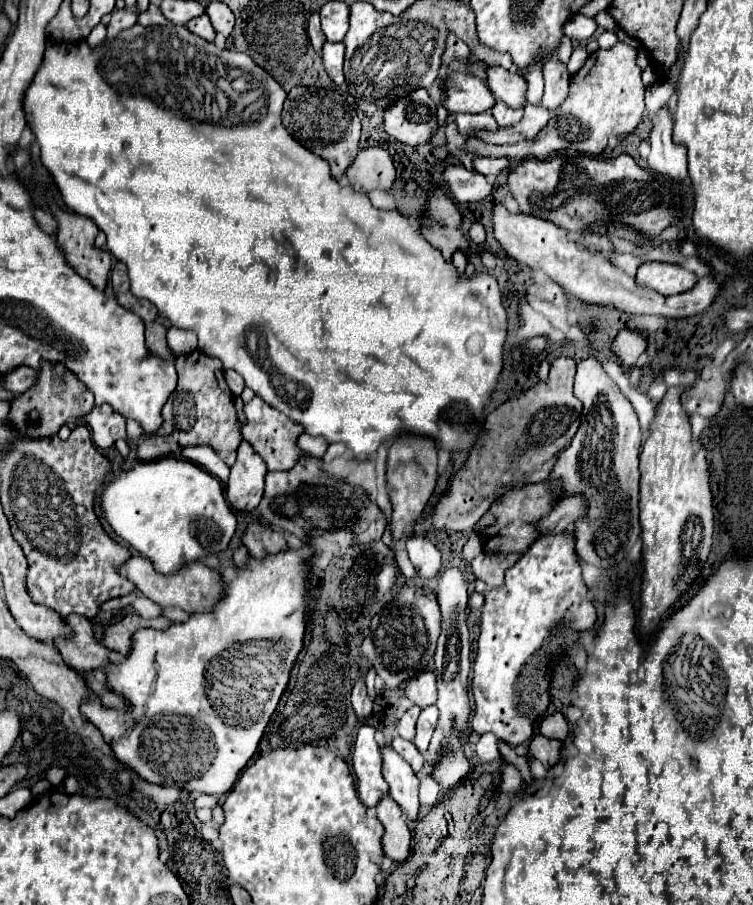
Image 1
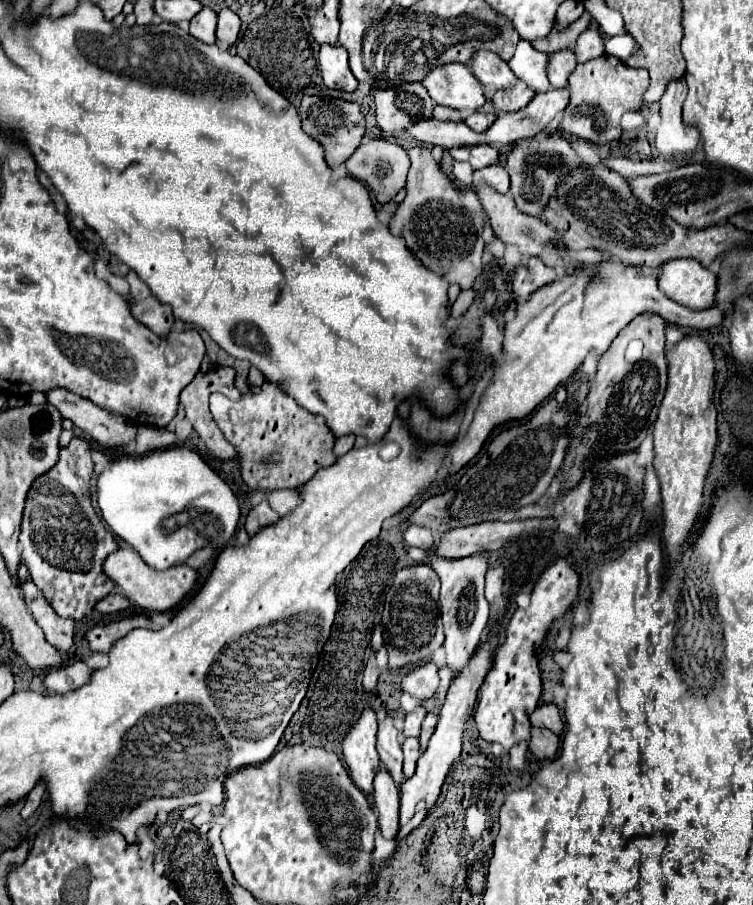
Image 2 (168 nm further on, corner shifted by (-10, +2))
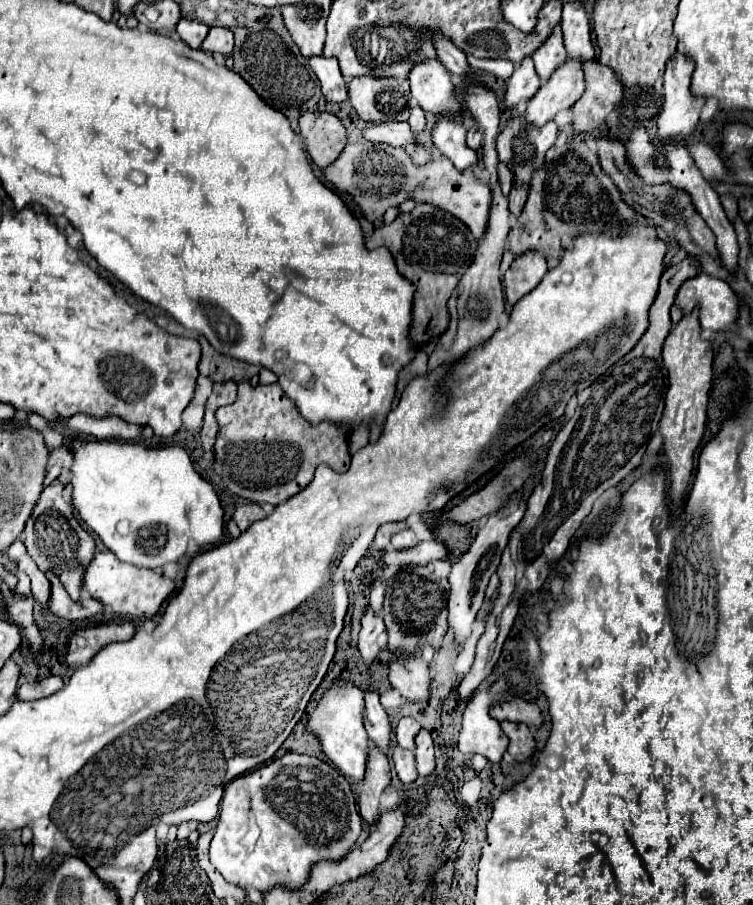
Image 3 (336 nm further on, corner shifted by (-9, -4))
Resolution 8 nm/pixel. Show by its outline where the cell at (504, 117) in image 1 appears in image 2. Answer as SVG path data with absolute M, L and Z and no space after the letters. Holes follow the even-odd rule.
M517 81L515 87L497 91L493 95L493 105L501 113L513 113L513 111L523 109L531 101L531 95L535 95L535 91L529 85L525 85L523 81Z

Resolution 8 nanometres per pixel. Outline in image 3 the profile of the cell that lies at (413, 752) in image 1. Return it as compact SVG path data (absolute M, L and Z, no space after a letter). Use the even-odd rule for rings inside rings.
M396 747L392 759L394 759L394 769L398 773L398 779L404 785L410 785L418 777L418 771L414 765L414 751L406 751L402 747Z

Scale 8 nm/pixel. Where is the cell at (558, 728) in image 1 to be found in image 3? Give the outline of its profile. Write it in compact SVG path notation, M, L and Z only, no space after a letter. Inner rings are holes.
M510 699L502 705L496 705L490 709L490 715L502 715L498 721L516 721L516 723L526 723L528 727L538 729L544 723L544 715L540 713L536 703L528 703L524 699Z

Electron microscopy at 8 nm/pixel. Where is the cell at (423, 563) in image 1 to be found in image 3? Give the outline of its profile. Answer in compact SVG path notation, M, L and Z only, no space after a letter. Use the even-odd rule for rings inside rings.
M406 529L406 531L400 531L392 537L392 545L394 549L408 549L408 547L416 547L420 543L420 539L416 537L416 533L412 529Z

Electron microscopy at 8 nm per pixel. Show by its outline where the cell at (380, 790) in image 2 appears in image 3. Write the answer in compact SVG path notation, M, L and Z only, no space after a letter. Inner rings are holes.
M370 747L370 763L366 767L366 781L358 787L358 809L366 823L372 827L378 823L378 809L380 809L380 795L390 785L390 763L388 757L376 749Z

